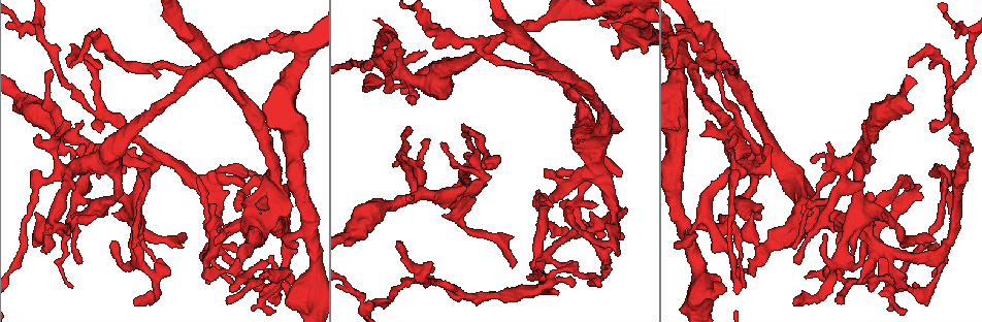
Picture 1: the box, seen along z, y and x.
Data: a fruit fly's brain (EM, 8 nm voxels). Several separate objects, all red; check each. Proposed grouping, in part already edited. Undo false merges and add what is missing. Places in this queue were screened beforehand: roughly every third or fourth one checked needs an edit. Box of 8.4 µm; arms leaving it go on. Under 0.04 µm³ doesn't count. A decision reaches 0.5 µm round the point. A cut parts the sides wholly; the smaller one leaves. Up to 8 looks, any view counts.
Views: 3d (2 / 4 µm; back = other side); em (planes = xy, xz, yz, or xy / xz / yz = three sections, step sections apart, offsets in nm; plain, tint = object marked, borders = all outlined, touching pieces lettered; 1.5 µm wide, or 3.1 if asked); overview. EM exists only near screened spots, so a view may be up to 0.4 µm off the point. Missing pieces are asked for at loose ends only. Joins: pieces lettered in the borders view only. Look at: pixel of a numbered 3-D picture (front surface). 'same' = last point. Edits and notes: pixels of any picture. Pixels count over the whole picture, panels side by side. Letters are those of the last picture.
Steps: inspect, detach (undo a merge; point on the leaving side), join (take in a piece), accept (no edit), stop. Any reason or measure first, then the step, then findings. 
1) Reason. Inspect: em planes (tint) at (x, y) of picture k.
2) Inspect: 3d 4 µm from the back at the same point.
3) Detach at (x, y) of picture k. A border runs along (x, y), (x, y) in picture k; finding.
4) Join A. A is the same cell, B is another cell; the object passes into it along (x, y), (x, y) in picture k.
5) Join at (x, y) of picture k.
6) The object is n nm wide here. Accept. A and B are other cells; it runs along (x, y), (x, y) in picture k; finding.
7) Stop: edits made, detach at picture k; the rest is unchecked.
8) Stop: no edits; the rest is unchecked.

An open end. Inspect: em planes (borders) at (215, 204) of picture 1.

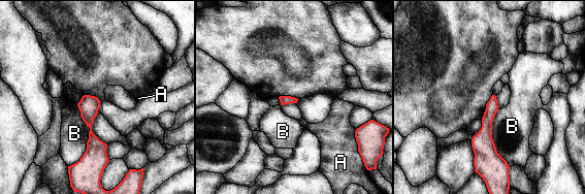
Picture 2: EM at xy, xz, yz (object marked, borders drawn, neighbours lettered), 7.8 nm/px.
Accept. A and B are other cells; a border runs along (76, 104), (89, 138), (69, 165) in picture 2; none of them fits.

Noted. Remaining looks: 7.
Inspect: 3d 2 µm at (461, 126) of picture 1.

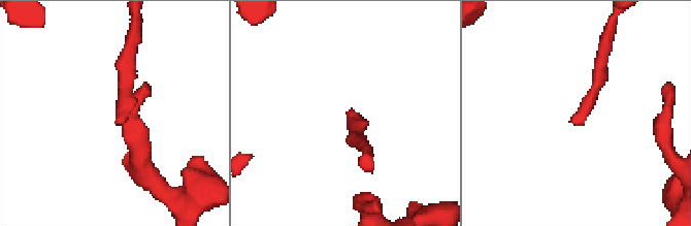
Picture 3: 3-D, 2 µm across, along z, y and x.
Need the tissue. Inspect: em planes (plain) at (118, 117) of picture 3.

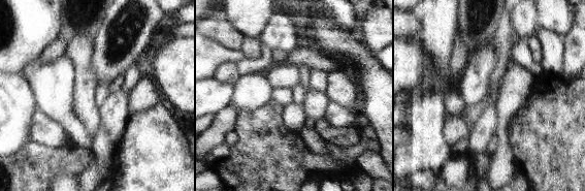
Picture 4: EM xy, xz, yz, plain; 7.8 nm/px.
Inspect: em planes (borders) at the same point.

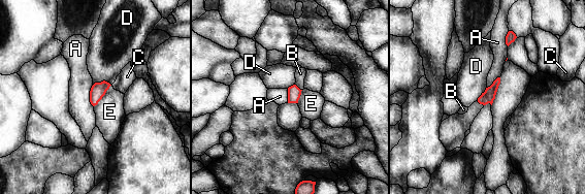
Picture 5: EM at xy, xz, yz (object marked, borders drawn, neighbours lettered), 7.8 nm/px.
The object is 100 nm wide here. Accept. A, B, C, D and E are other cells; no lettered piece goes on from it.

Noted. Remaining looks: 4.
Sudden change in width. Inspect: em planes (plain) at (67, 171) of picture 1.

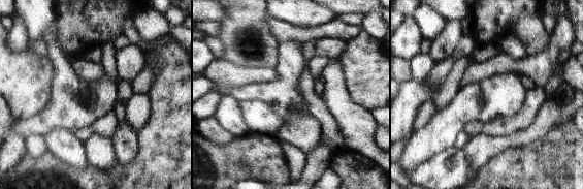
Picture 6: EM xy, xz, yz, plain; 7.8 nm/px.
What lies round it. Inspect: em planes (borders) at the same point.

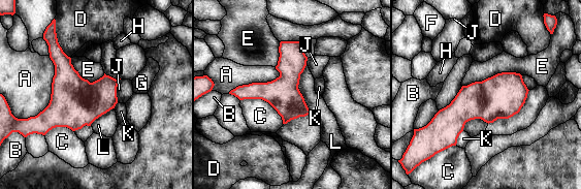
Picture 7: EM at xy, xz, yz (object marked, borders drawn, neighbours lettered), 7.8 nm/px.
Accept. A, B, C, D, E, F, G, H, J, K and L are other cells; a border runs along (521, 74), (497, 72), (462, 86) in picture 7; all the same neuron.

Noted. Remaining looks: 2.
Stop: no edits; the rest is unchecked.

